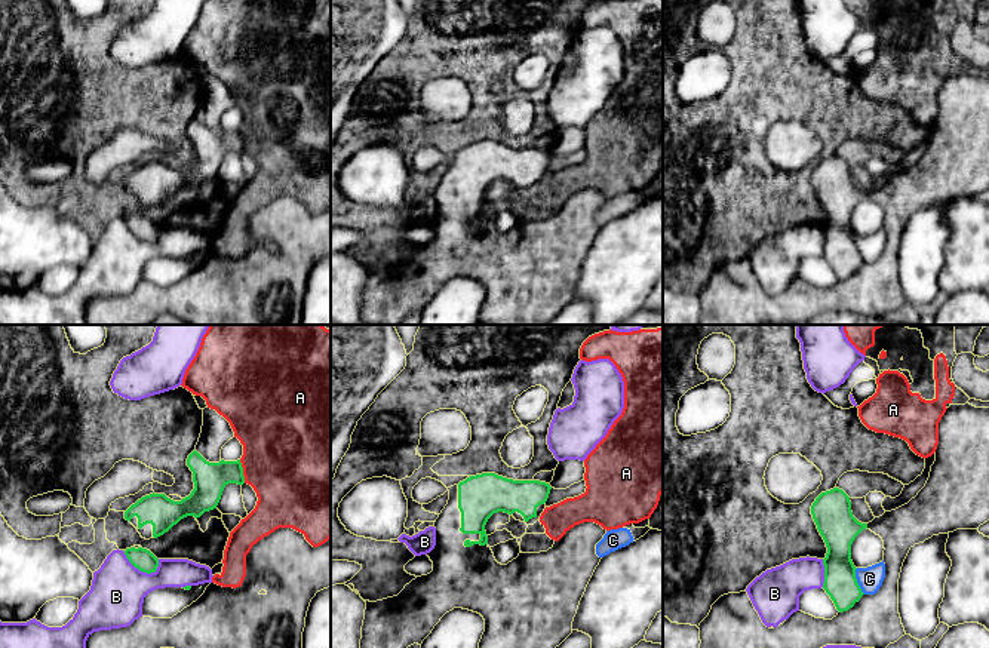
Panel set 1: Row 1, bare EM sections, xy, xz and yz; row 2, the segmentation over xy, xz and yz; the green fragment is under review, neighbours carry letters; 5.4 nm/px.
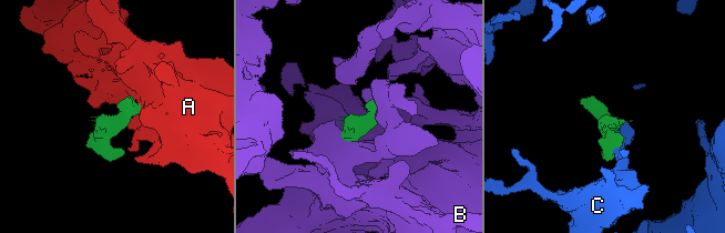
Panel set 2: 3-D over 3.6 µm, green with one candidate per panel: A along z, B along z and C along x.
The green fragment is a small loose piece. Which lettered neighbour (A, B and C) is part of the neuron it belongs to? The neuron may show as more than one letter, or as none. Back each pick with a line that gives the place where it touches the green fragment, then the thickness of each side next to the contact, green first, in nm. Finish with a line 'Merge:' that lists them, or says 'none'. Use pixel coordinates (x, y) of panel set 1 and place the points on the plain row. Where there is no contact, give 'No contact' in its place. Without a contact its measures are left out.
Merge: none

